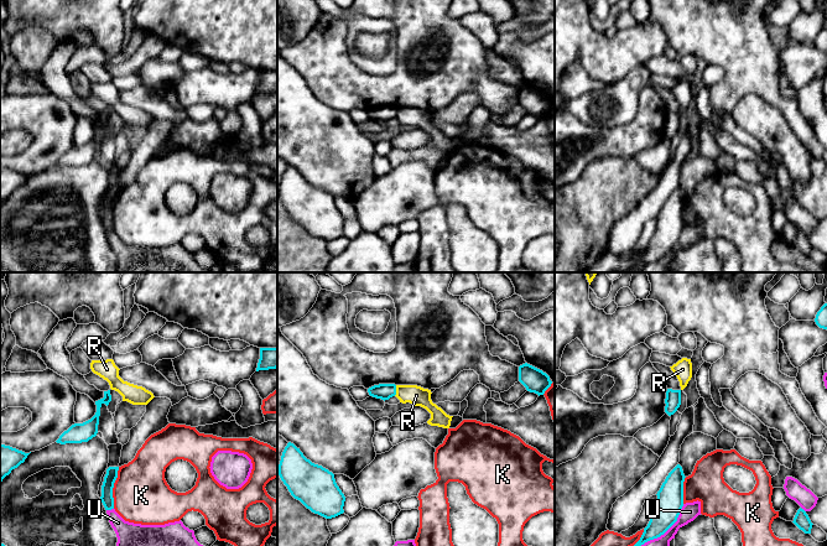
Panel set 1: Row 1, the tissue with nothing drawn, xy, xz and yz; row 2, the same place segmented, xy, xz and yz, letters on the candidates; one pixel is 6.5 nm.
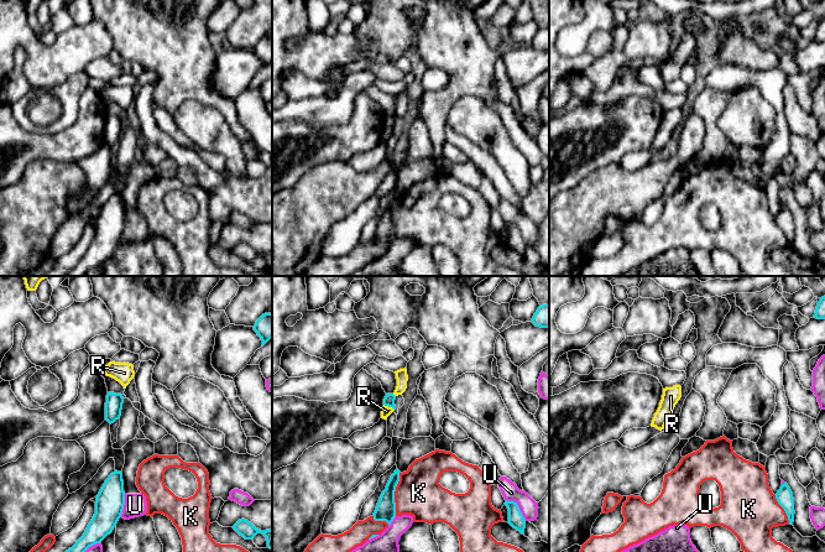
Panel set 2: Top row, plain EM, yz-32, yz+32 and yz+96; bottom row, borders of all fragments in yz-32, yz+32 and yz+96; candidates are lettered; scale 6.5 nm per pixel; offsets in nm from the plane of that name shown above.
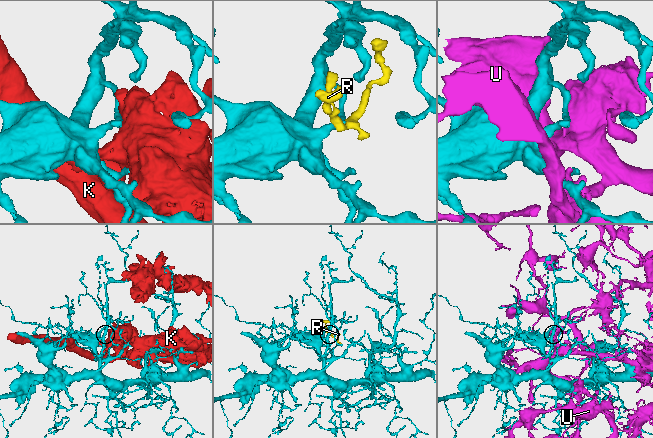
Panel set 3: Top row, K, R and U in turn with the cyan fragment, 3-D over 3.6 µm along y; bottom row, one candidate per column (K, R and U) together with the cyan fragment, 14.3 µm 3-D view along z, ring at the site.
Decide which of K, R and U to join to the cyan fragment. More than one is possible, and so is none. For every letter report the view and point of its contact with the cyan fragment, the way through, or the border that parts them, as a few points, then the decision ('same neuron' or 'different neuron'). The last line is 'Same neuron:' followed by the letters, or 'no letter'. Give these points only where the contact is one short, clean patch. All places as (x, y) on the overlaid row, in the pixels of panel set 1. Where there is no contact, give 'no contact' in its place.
K: contact xy (113, 487); different neuron
R: contact xz (395, 390); border xz (396, 385), (394, 395); different neuron
U: contact yz (666, 530); different neuron
Same neuron: no letter

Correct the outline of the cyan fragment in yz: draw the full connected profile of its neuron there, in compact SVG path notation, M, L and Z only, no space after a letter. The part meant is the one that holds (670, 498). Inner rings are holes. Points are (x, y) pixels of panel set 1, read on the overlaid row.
M680 464L669 473L656 494L657 504L655 511L640 540L634 546L641 546L650 540L660 537L677 521L683 506L685 478Z

